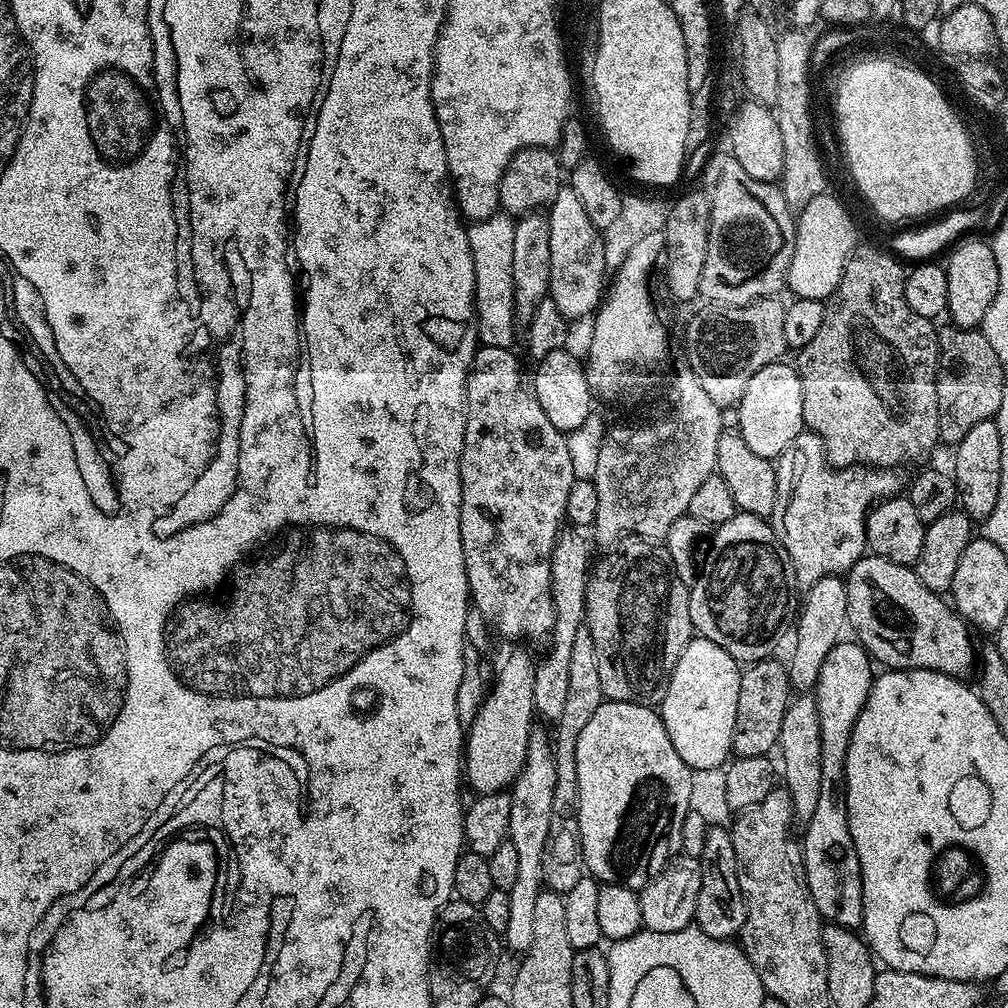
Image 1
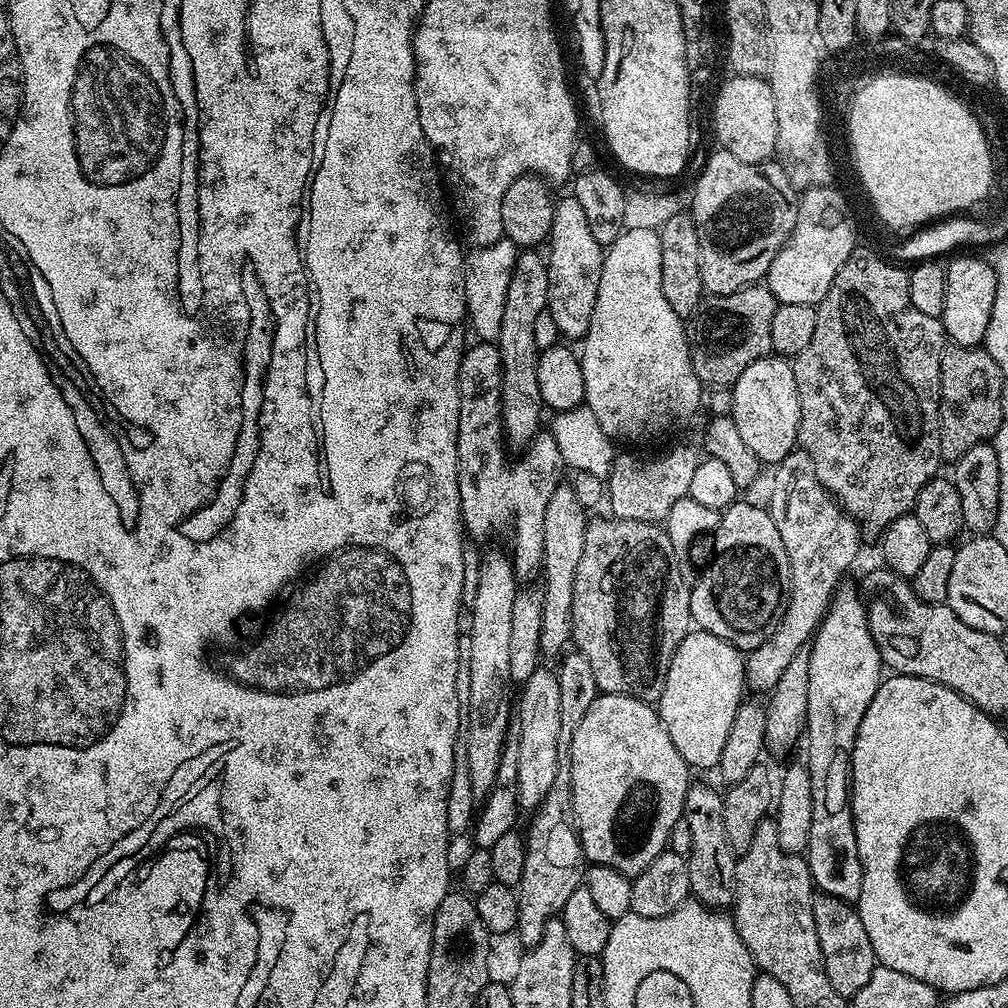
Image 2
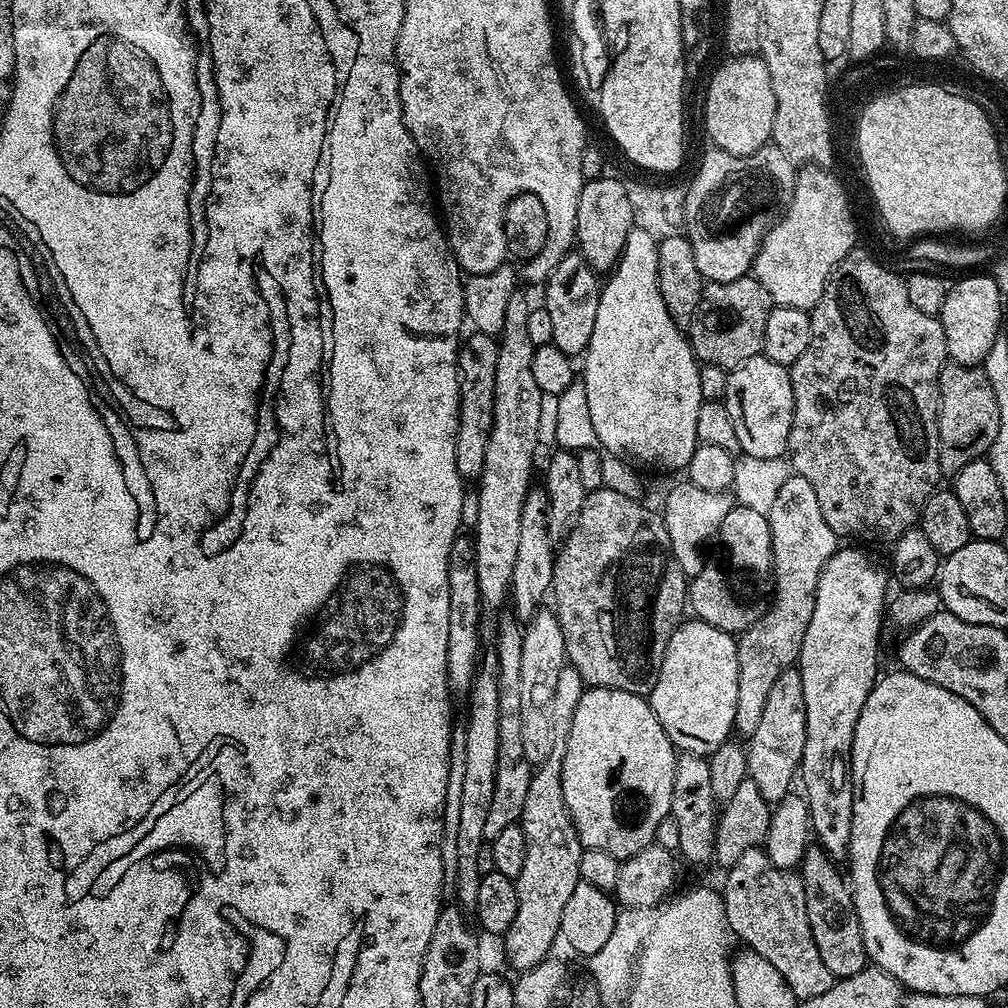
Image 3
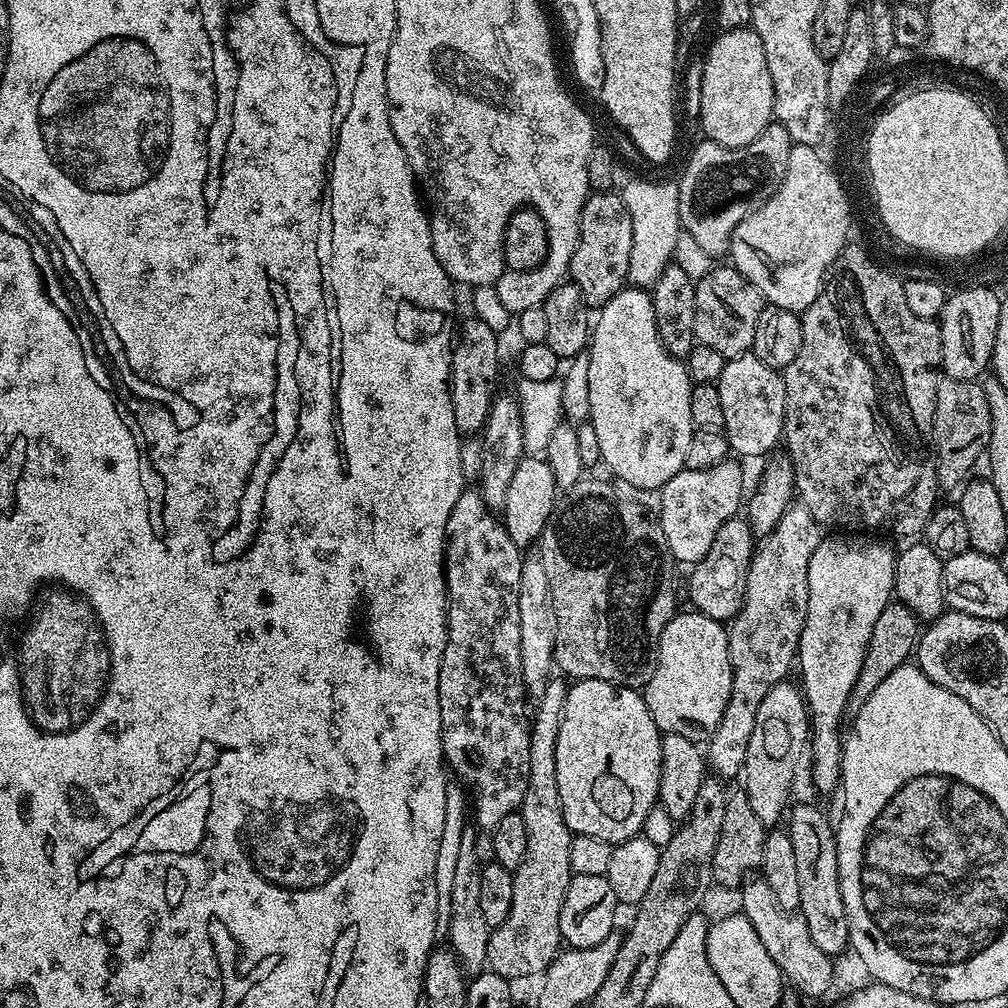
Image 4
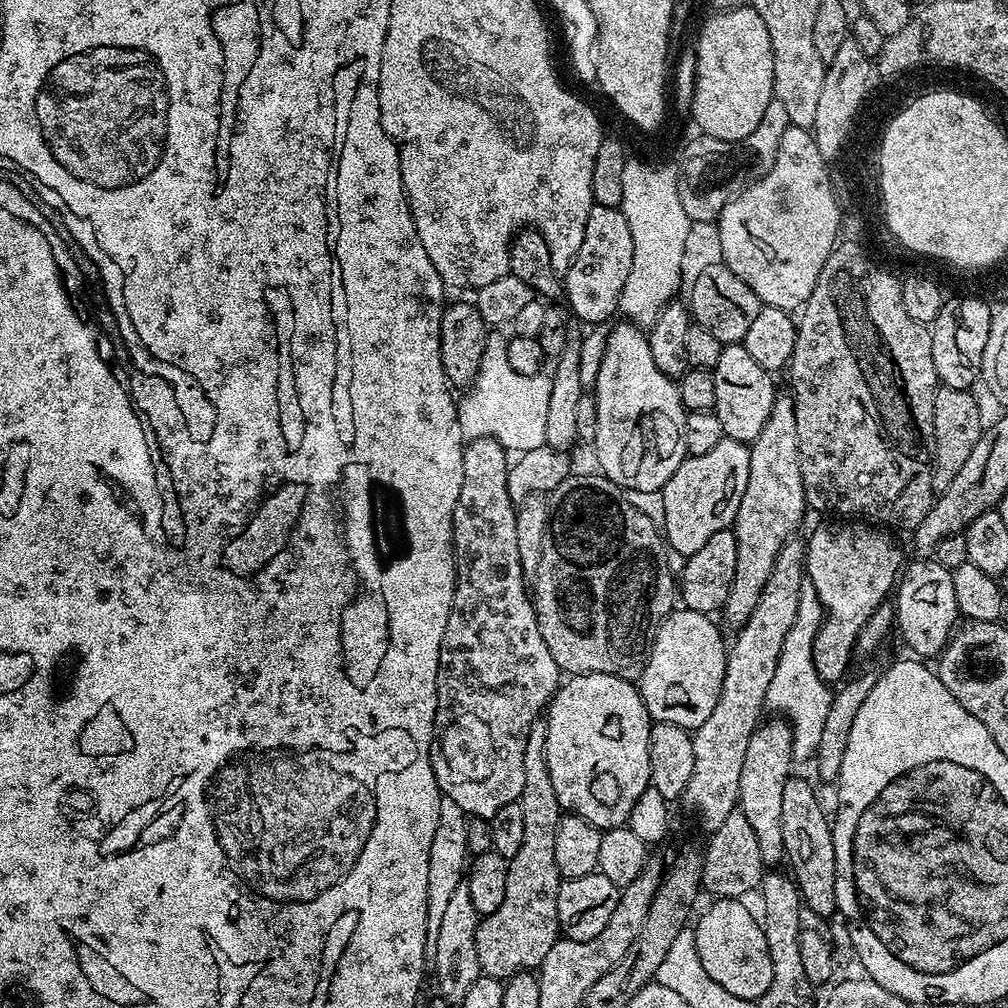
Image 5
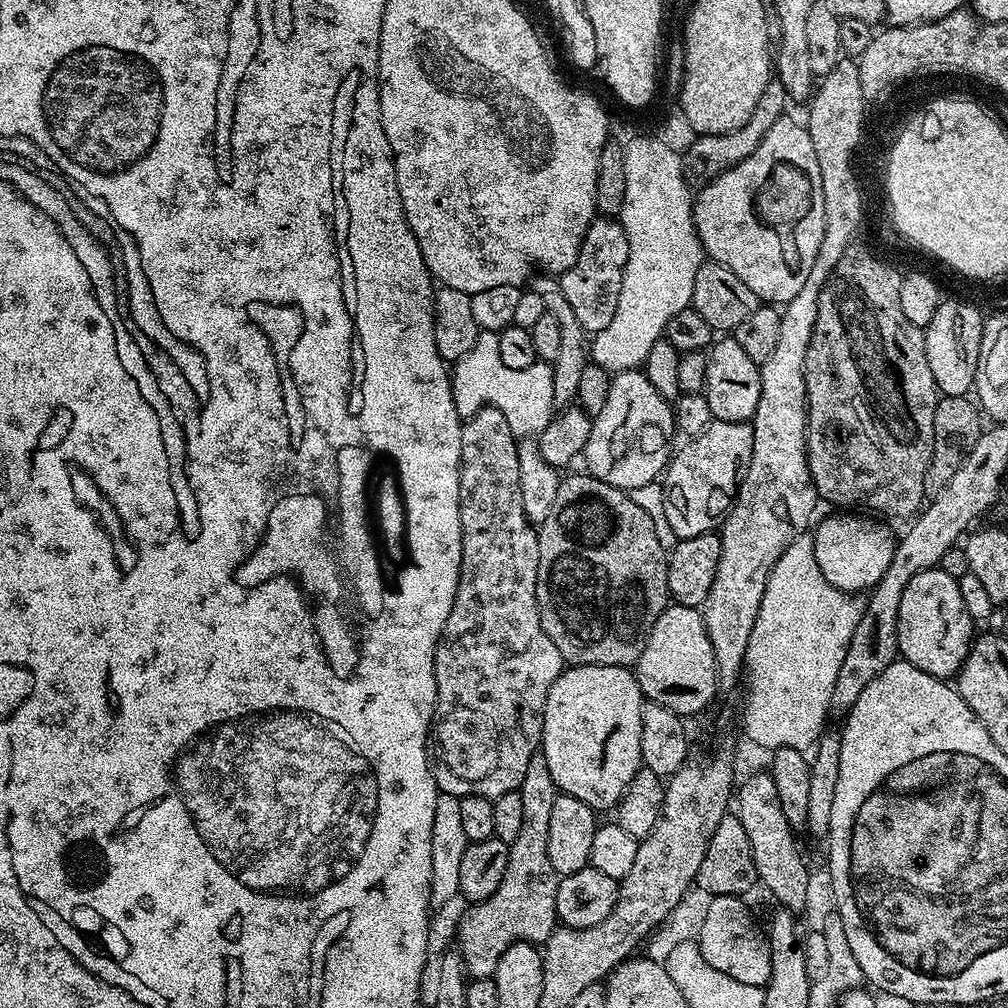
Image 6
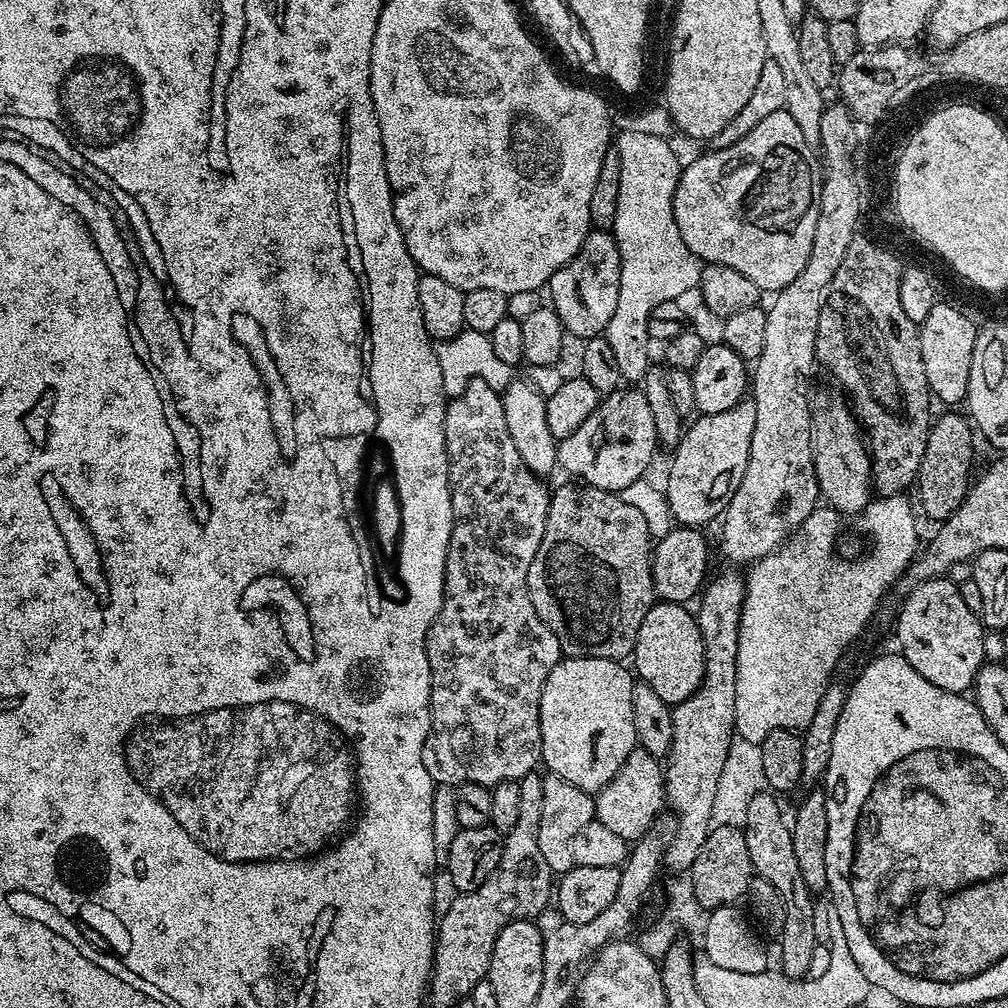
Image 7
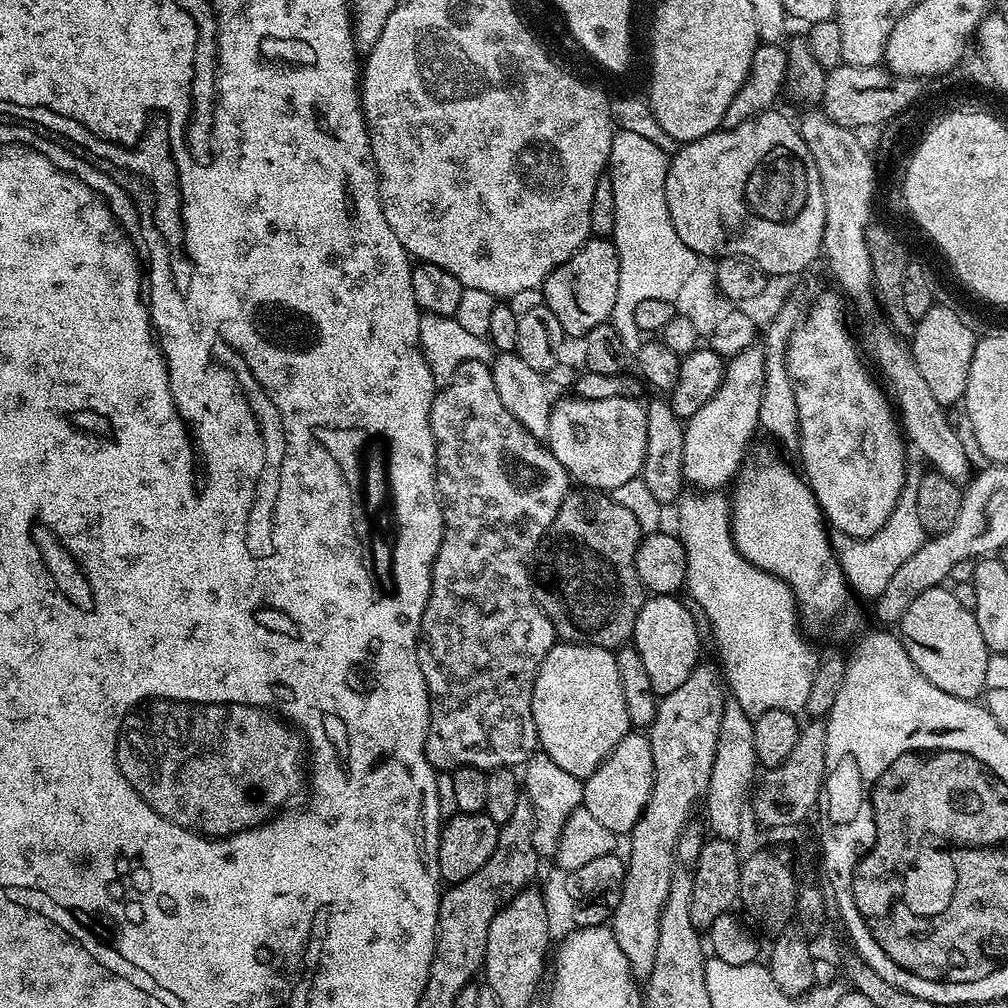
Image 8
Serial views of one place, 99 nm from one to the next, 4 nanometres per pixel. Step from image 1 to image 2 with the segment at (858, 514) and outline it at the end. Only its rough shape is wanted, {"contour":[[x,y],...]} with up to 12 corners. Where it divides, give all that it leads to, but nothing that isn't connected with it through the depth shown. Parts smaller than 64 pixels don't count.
{"contour":[[794,450],[770,511],[790,558],[778,630],[744,661],[771,692],[816,635],[862,533]]}

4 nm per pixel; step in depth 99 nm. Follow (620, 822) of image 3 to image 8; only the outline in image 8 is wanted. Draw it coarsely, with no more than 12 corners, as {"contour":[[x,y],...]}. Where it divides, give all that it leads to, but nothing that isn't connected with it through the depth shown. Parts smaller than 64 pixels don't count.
{"contour":[[553,644],[536,738],[594,774],[630,731],[616,652]]}

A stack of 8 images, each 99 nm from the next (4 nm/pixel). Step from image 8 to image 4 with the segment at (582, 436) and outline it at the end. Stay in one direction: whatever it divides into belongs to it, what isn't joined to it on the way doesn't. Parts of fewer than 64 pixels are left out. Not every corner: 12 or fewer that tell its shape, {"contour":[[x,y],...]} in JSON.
{"contour":[[624,287],[586,351],[600,459],[661,489],[694,431],[685,361]]}

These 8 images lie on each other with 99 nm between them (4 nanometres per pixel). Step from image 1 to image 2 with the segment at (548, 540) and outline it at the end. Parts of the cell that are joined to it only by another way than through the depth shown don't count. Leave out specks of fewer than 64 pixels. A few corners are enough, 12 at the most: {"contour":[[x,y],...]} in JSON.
{"contour":[[502,358],[458,370],[456,473],[473,541],[512,531],[517,577],[541,571],[542,522],[566,472],[551,431],[508,468]]}

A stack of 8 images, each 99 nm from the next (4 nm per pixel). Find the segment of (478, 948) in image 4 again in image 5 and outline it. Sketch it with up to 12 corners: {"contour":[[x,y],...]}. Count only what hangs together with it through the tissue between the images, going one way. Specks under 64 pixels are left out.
{"contour":[[463,882],[439,926],[439,999],[459,1006],[482,974],[481,919]]}

